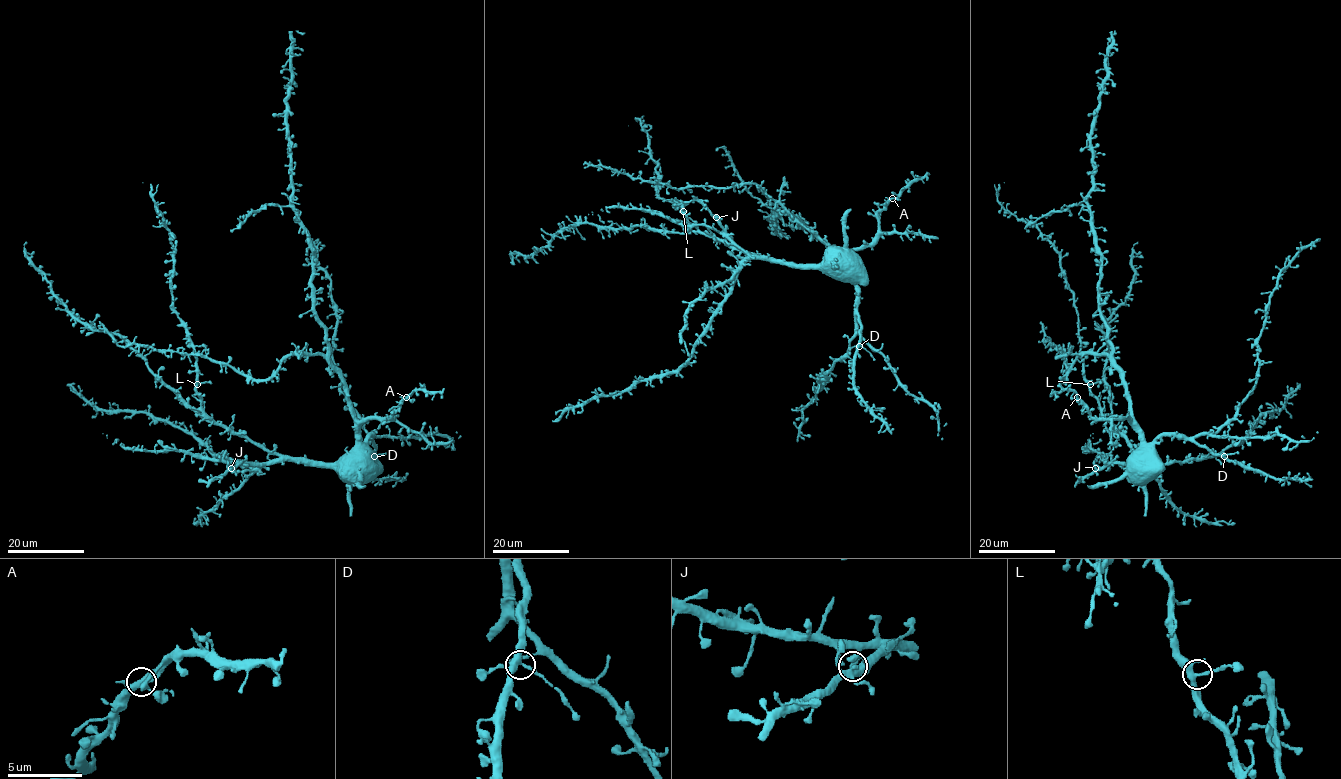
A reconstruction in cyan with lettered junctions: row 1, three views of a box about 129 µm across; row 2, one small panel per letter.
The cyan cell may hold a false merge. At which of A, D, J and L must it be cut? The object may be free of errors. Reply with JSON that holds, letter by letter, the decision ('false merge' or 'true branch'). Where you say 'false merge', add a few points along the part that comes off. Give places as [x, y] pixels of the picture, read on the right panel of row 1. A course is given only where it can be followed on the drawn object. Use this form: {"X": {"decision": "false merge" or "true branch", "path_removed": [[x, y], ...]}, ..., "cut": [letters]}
{"A": {"decision": "true branch"}, "D": {"decision": "true branch"}, "J": {"decision": "true branch"}, "L": {"decision": "true branch"}, "cut": []}

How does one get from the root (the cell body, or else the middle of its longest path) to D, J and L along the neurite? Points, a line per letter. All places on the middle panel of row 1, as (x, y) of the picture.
D: (836, 262), (856, 287), (859, 346)
J: (836, 262), (788, 264), (752, 258), (728, 235), (716, 217)
L: (836, 262), (788, 264), (767, 260), (703, 234), (686, 221), (683, 211)

